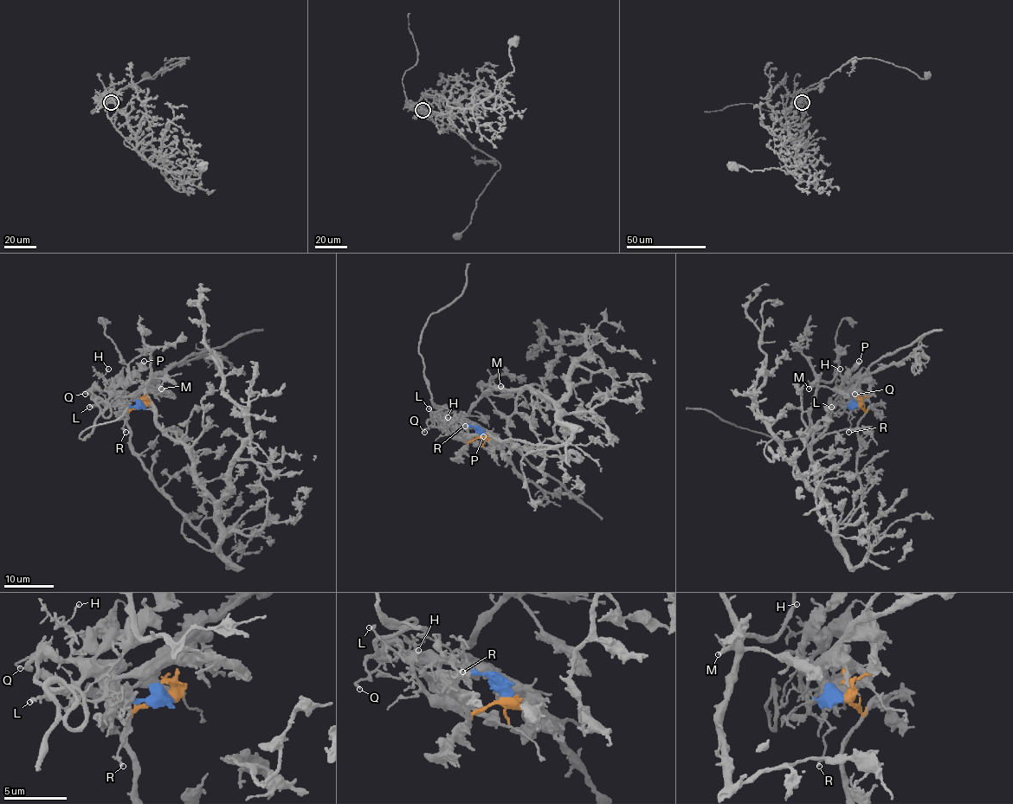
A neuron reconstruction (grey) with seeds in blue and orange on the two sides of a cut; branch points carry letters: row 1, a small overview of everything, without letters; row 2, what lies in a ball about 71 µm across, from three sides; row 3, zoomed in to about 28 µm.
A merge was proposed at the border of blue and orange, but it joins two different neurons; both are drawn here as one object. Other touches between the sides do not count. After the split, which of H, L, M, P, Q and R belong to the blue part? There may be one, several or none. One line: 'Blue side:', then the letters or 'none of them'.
Blue side: H, L, P, Q, R

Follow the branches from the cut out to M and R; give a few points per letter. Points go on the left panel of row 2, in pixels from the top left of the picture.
M: (143, 405), (128, 413), (131, 451), (231, 566), (190, 452), (156, 420), (146, 384), (160, 378), (161, 388)
R: (141, 405), (126, 410), (128, 419), (123, 427), (125, 432)

